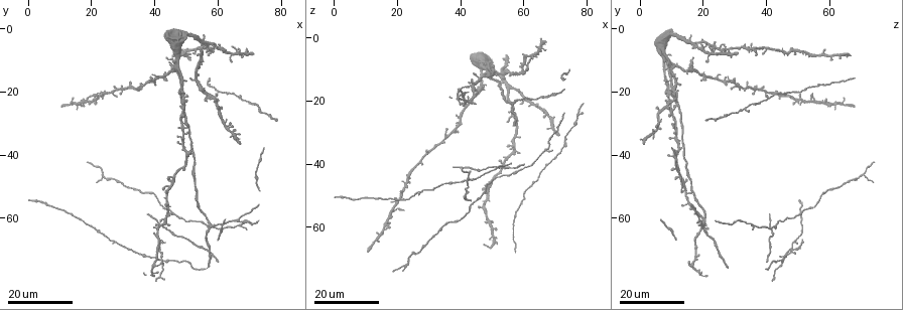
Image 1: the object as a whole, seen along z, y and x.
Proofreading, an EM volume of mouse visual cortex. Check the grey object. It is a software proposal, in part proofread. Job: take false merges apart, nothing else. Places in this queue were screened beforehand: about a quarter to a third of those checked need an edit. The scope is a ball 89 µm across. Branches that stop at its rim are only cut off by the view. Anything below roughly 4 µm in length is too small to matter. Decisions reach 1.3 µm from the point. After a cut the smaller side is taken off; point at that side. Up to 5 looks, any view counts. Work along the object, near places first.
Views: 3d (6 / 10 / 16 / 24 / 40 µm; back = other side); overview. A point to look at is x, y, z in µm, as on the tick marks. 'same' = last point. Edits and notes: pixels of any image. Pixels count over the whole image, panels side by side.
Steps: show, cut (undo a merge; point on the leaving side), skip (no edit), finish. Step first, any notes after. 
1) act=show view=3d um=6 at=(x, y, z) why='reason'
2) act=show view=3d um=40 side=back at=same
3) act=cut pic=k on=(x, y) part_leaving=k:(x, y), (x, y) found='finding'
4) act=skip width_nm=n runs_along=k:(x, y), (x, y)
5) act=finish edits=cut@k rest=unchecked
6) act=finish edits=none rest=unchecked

act=show view=3d um=24 at=(73.0, 24.5, 34.0) why='sudden change in width'

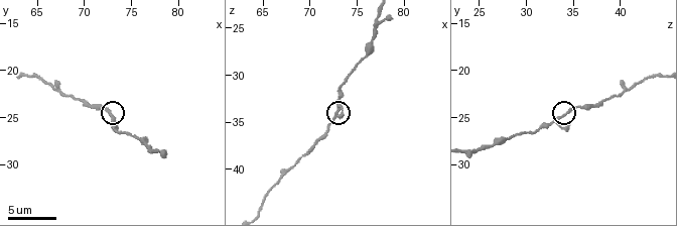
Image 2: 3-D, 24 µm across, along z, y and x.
act=show view=3d um=6 at=(73.2, 25.0, 33.6)

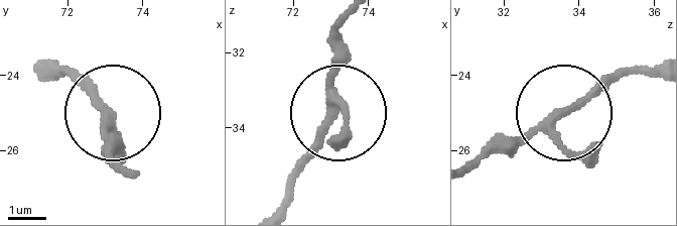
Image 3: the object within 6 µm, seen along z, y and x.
act=skip arms=3 runs_along=3:(276, 207), (333, 101), (333, 26) found='one neuron here'

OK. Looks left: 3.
act=show view=3d um=24 at=(19.0, 23.0, 54.5)

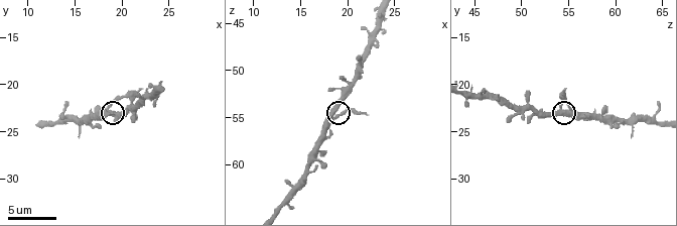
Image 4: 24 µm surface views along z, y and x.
act=show view=3d um=10 at=(18.2, 22.6, 55.2) why='zoom in'

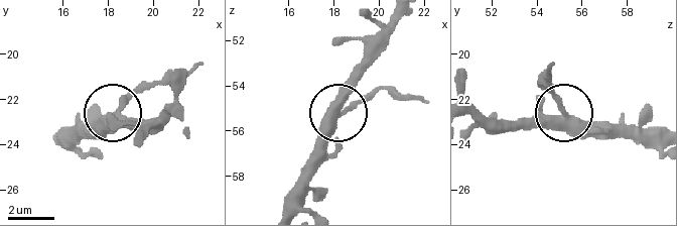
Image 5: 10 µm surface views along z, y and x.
act=cut pic=5 on=(136, 89) width_nm=410 found='a second neuron is stuck on'

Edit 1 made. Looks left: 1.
act=finish edits=cut@5 rest=unchecked

